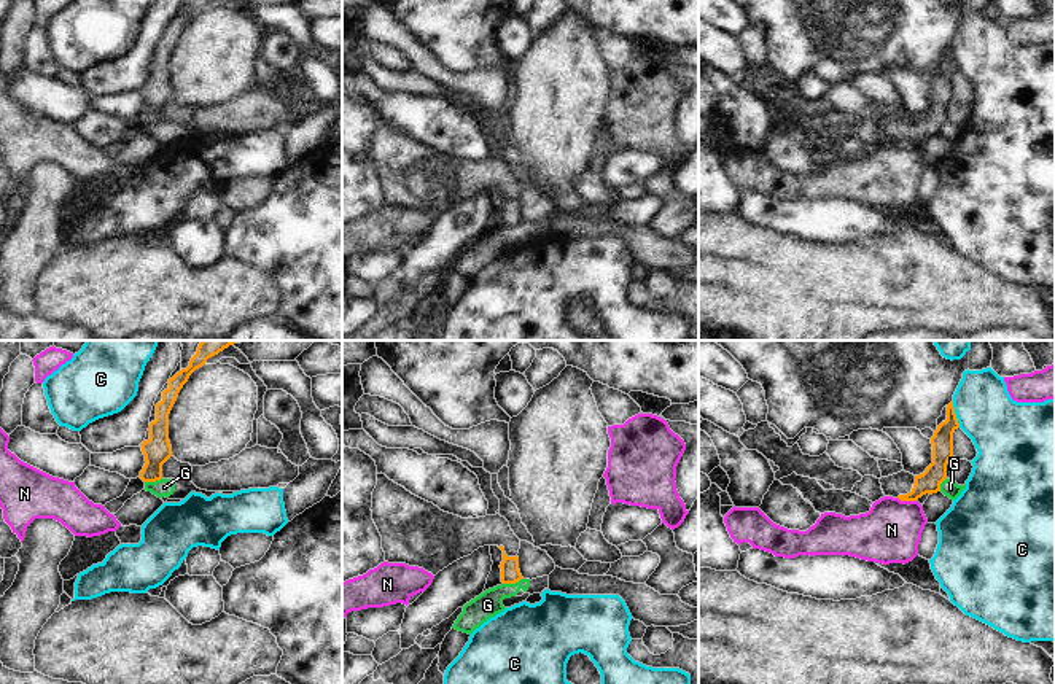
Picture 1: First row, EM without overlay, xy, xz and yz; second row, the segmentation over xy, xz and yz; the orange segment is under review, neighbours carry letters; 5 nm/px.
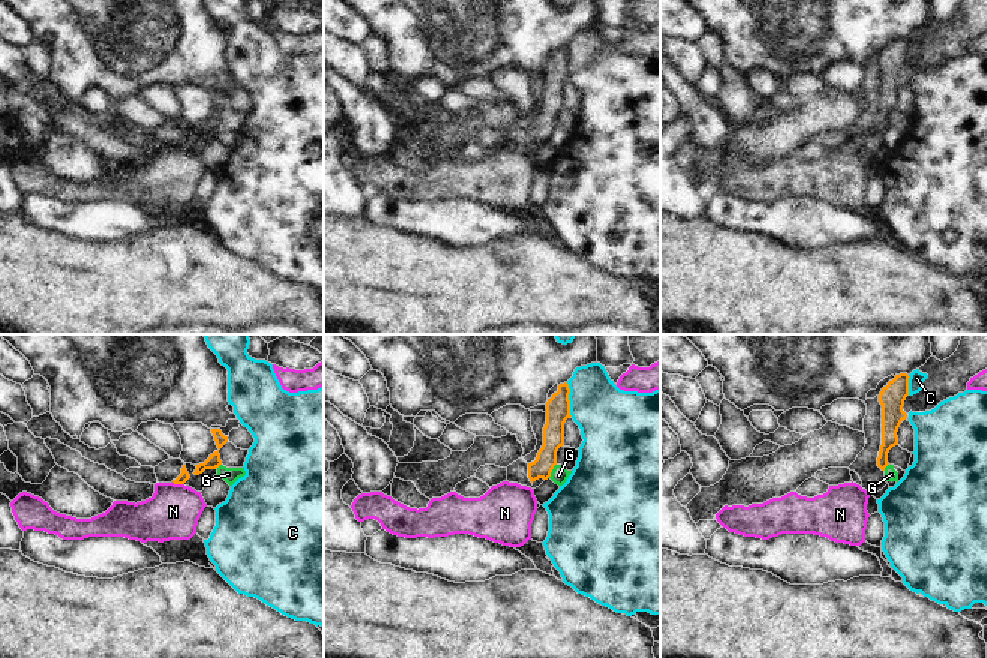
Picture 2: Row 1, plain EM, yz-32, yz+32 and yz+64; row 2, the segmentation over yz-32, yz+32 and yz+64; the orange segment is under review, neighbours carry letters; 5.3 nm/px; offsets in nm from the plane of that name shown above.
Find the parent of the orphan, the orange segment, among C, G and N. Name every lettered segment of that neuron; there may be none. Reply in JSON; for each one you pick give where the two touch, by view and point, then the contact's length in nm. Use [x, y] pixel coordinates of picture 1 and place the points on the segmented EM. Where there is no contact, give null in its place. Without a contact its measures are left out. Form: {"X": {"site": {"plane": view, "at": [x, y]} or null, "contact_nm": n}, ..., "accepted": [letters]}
{"accepted": []}

